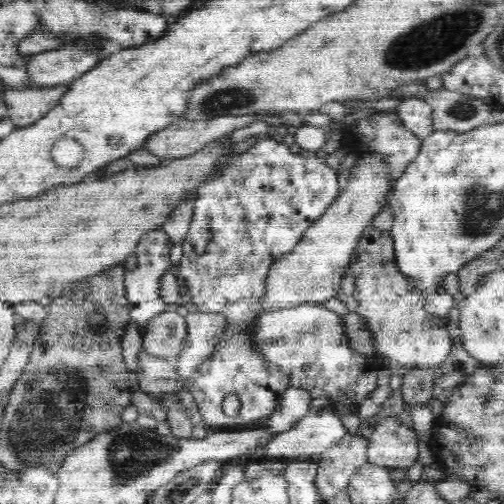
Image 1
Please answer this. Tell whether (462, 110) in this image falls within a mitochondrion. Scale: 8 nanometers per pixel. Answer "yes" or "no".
yes

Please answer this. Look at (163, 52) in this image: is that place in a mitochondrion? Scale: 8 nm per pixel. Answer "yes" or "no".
no

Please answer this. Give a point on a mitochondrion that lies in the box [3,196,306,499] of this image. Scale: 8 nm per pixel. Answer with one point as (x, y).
(47, 416)

